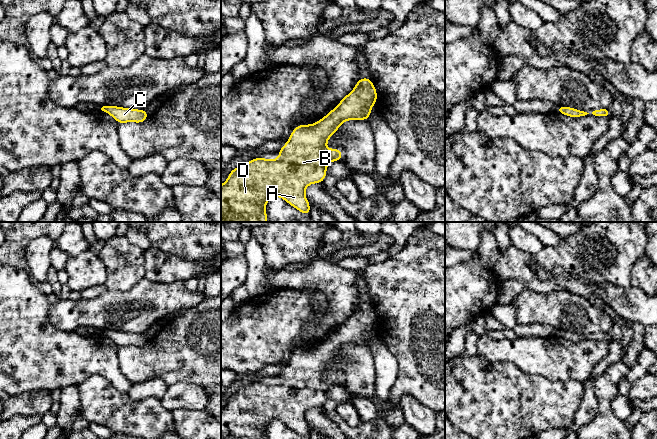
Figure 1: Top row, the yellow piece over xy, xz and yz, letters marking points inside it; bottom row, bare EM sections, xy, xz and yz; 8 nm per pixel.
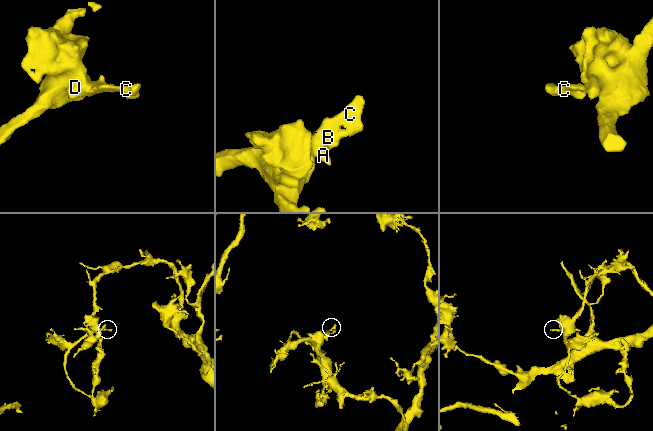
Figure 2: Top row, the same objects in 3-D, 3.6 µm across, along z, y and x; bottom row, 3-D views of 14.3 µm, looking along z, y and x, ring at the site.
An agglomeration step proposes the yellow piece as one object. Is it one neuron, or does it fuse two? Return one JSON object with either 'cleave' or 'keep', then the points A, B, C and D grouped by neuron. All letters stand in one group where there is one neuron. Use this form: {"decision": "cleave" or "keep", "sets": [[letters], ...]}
{"decision": "keep", "sets": [["A", "B", "C", "D"]]}

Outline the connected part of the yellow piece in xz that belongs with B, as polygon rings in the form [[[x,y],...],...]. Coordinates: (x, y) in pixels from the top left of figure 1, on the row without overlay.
[[[360,302],[354,313],[338,330],[312,349],[299,349],[292,355],[289,364],[279,374],[276,384],[258,381],[233,393],[221,409],[221,439],[266,439],[266,427],[273,421],[281,421],[305,439],[310,438],[310,428],[305,413],[313,407],[322,407],[327,399],[329,386],[339,385],[342,375],[326,374],[328,363],[346,344],[367,344],[377,325],[377,316],[368,302]]]

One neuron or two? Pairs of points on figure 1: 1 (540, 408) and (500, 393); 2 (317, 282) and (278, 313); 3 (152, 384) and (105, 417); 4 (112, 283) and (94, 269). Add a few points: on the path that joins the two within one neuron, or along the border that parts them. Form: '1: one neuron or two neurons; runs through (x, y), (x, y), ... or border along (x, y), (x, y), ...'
1: one neuron; runs through (530, 404), (518, 404), (510, 397)
2: two neurons; border along (281, 289), (320, 292), (326, 300)
3: two neurons; border along (126, 393), (134, 400), (155, 398)
4: two neurons; border along (98, 256), (106, 271), (105, 283)

